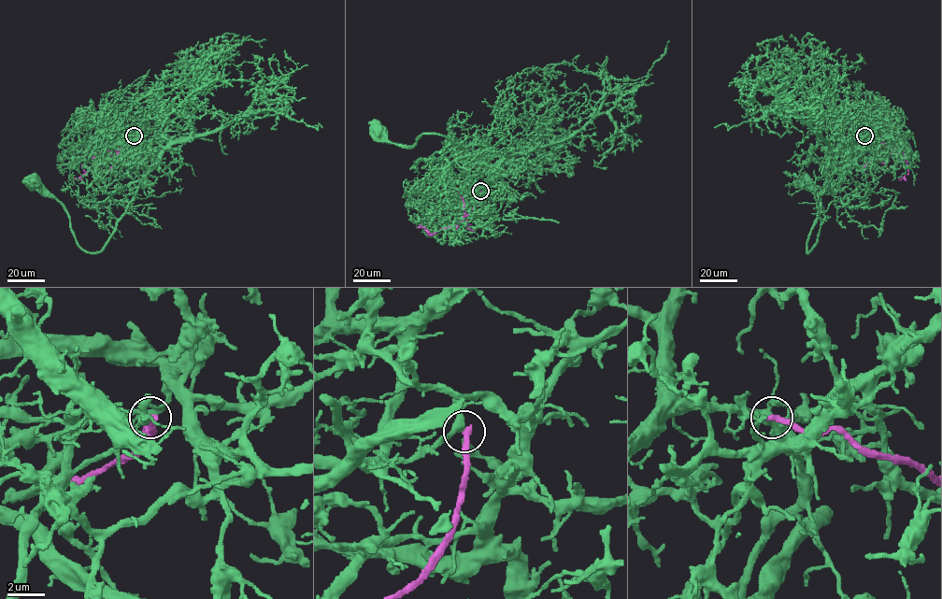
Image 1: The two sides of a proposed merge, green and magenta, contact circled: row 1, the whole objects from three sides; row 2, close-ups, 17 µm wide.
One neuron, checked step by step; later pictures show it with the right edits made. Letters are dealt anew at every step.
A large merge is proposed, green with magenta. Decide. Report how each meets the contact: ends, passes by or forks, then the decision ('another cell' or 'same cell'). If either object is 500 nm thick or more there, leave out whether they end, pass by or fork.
green passes by | magenta ends | another cell

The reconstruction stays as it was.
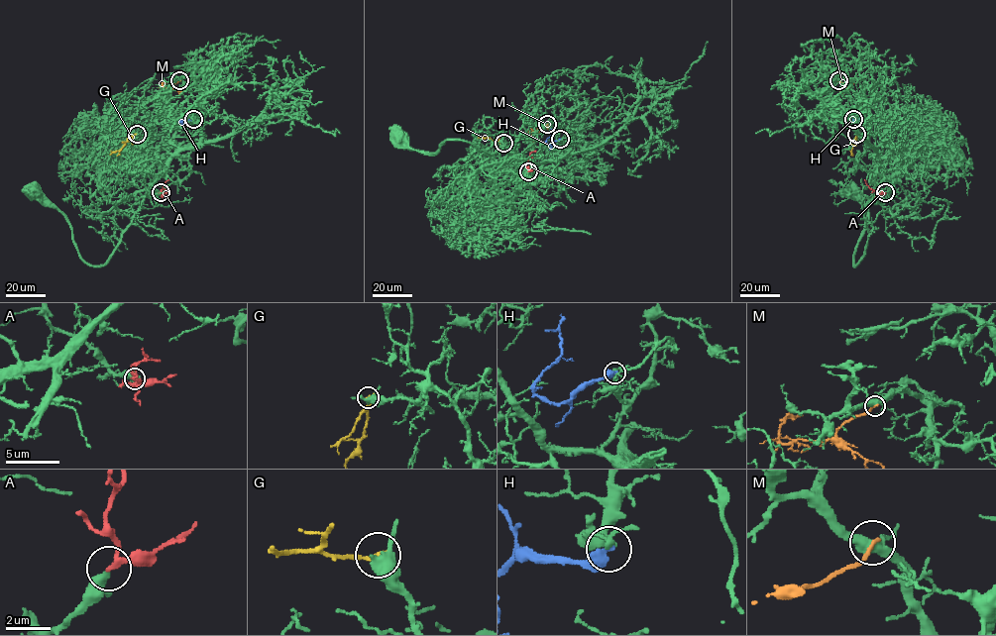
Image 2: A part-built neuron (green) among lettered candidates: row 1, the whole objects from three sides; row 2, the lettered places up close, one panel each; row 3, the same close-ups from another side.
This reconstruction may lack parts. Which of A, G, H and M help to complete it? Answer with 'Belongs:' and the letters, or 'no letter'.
Belongs: A, M

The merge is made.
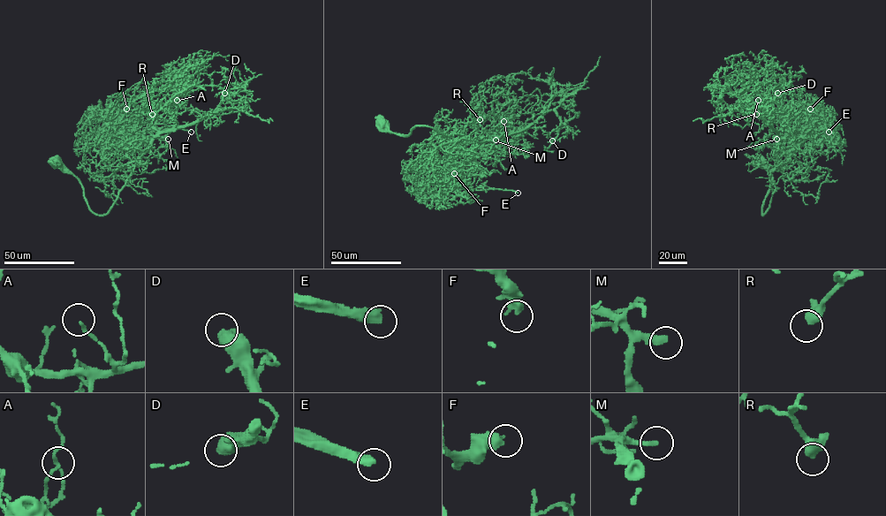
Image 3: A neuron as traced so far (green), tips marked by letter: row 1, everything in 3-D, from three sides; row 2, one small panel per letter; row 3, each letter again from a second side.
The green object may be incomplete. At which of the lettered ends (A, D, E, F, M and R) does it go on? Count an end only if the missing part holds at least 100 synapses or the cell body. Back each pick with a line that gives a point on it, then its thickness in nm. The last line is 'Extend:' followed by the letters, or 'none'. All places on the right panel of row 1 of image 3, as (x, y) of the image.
D: at (777, 93); 650 nm thick
E: at (829, 132); 440 nm thick
M: at (776, 139); 280 nm thick
Extend: D, E, M

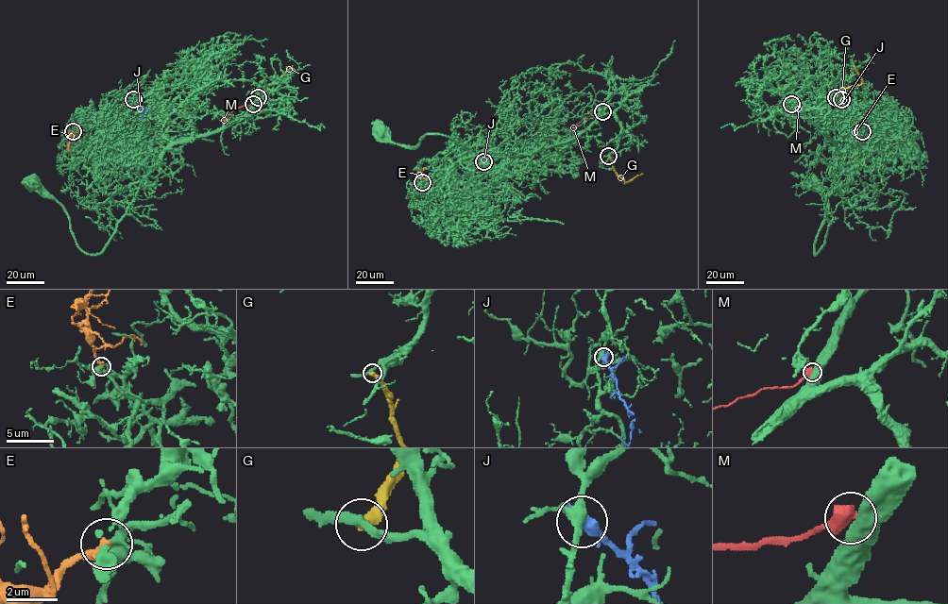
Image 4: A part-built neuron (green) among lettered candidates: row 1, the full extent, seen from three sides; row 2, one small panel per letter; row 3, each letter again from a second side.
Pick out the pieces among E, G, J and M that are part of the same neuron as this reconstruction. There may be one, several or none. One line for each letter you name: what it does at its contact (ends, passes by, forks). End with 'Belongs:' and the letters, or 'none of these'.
E: It ends there
Belongs: E

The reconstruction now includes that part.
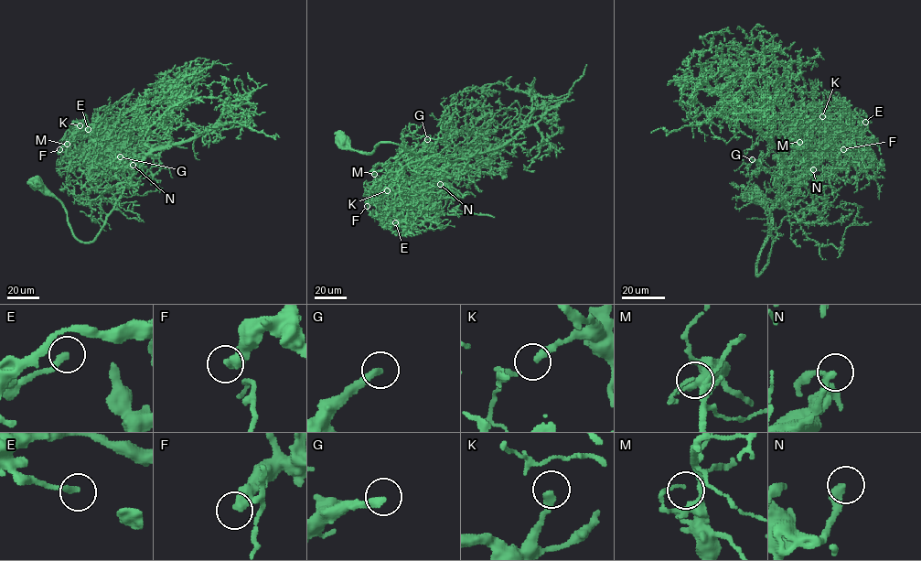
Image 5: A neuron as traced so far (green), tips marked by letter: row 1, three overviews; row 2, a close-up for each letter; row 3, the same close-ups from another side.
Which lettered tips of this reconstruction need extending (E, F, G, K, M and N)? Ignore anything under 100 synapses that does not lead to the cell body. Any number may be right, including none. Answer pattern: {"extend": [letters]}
{"extend": ["G"]}

